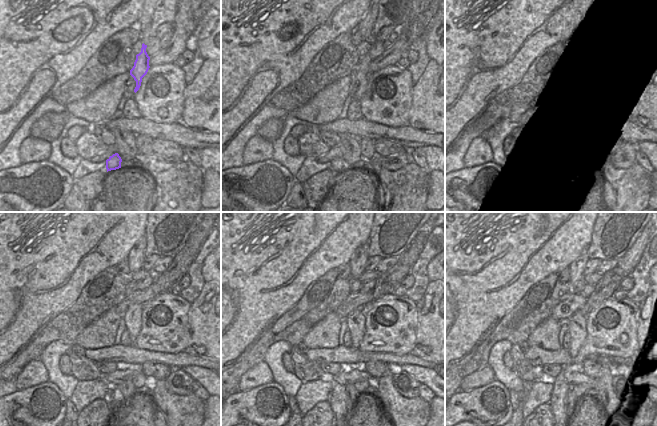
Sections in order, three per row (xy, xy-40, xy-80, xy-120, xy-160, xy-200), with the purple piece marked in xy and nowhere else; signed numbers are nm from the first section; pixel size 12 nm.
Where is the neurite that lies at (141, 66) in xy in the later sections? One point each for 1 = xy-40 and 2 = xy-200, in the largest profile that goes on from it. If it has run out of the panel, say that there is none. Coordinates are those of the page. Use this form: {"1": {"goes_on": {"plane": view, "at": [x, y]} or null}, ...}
{"1": {"goes_on": {"plane": "xy-40", "at": [361, 74]}}, "2": {"goes_on": {"plane": "xy-200", "at": [577, 322]}}}

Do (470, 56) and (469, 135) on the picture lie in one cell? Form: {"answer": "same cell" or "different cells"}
{"answer": "different cells"}

